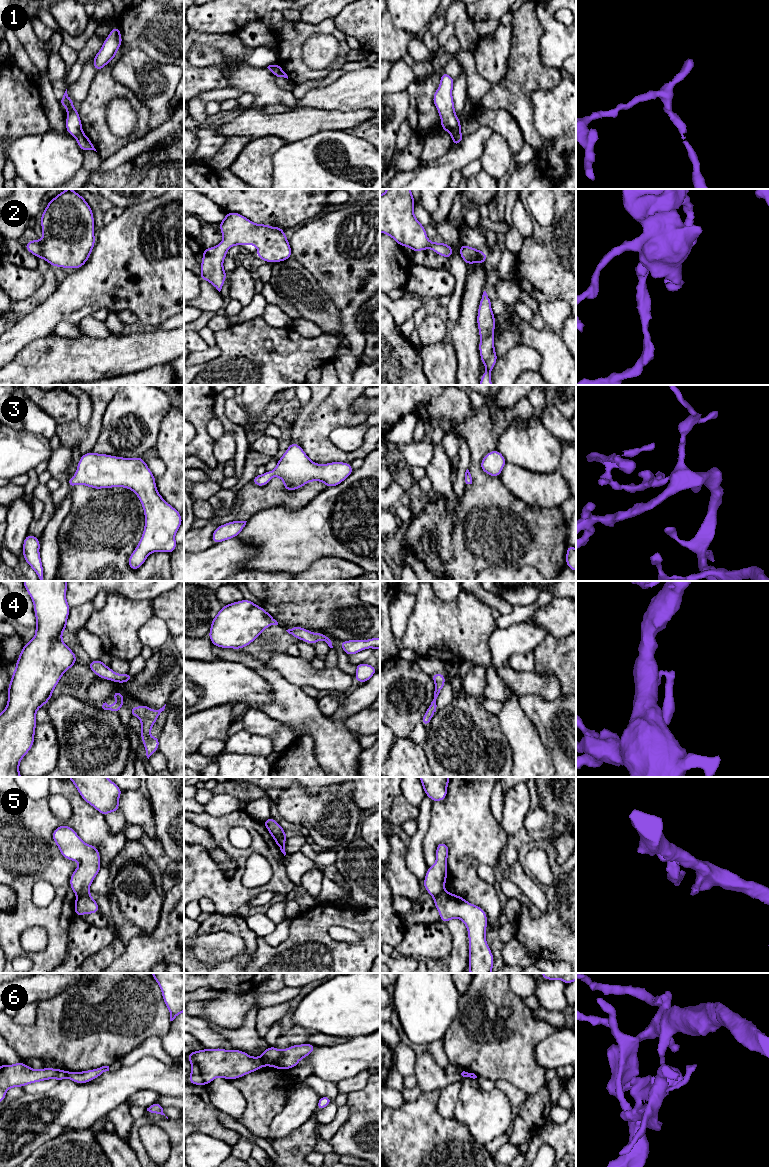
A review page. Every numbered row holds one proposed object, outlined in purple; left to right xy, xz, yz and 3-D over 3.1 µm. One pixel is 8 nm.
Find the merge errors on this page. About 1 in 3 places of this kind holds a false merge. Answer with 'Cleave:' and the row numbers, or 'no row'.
Cleave: 1, 5, 6

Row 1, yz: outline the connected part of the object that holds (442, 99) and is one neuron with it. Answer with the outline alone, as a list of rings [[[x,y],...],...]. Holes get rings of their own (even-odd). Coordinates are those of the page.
[[[443,72],[440,85],[433,95],[433,104],[436,106],[441,118],[441,129],[446,130],[451,136],[461,132],[461,122],[455,113],[452,97],[453,86],[454,78]]]

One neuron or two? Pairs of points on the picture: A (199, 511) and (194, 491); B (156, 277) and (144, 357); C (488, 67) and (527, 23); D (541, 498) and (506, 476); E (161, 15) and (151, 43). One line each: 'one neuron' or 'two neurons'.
A: one neuron
B: two neurons
C: two neurons
D: one neuron
E: one neuron

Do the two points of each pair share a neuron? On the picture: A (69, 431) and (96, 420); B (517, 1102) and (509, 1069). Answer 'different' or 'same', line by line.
A: same
B: different

